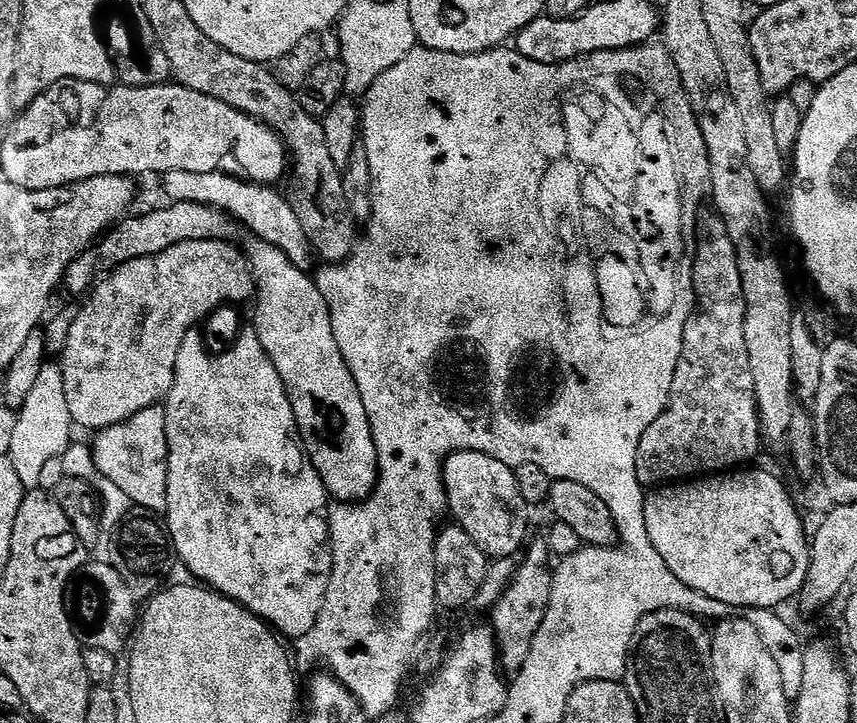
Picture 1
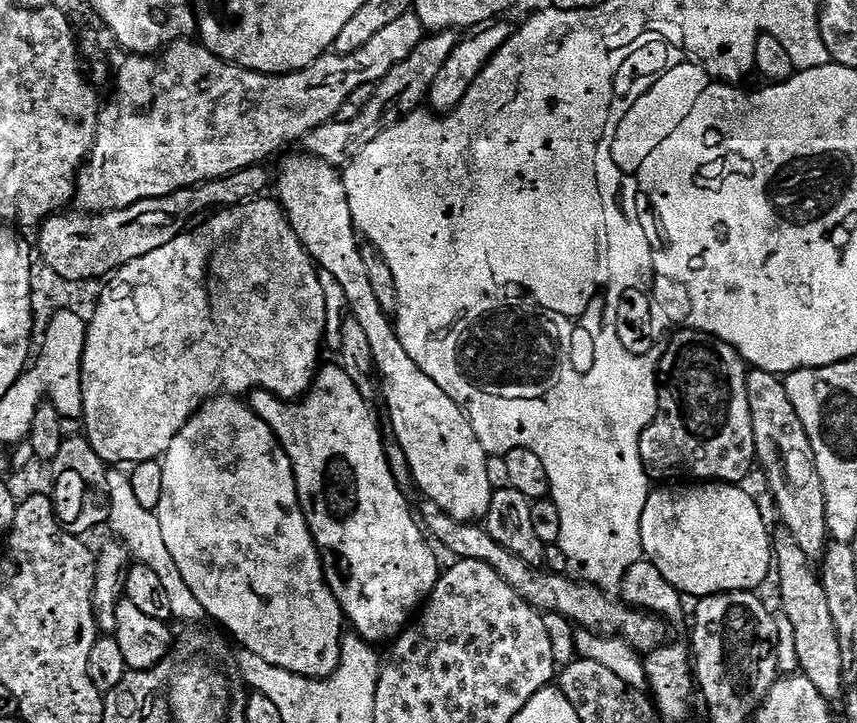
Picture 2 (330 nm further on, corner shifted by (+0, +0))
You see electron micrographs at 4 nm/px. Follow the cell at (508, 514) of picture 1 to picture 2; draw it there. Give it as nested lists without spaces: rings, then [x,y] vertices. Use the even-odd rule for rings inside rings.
[[[307,154],[299,155],[283,157],[285,160],[280,164],[280,177],[277,180],[275,177],[274,180],[274,192],[275,188],[277,192],[275,195],[304,249],[309,252],[321,269],[329,271],[337,278],[342,290],[345,291],[347,311],[351,319],[356,320],[358,326],[362,326],[362,330],[366,333],[366,339],[370,342],[370,351],[374,354],[378,380],[382,385],[382,400],[384,396],[384,404],[388,407],[388,420],[392,423],[393,434],[396,435],[393,437],[395,443],[400,444],[402,450],[405,451],[412,471],[413,485],[416,488],[420,487],[420,492],[424,495],[423,499],[427,503],[438,506],[450,518],[463,524],[483,521],[490,510],[490,498],[494,491],[490,486],[490,478],[486,474],[488,453],[485,452],[482,442],[478,442],[466,414],[452,401],[450,394],[446,394],[446,390],[442,390],[442,386],[438,386],[434,378],[422,374],[414,358],[406,354],[396,333],[393,317],[384,312],[378,303],[378,298],[374,295],[374,286],[370,282],[370,277],[366,275],[362,240],[350,214],[350,202],[344,185],[344,176],[336,173],[339,171],[335,164],[327,164]]]

